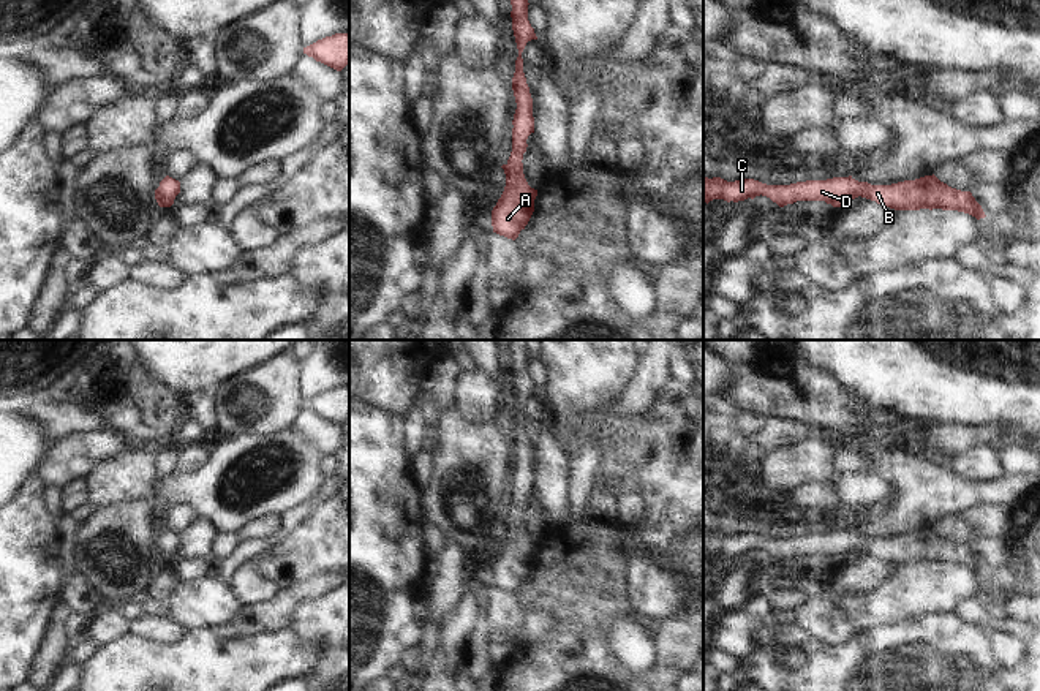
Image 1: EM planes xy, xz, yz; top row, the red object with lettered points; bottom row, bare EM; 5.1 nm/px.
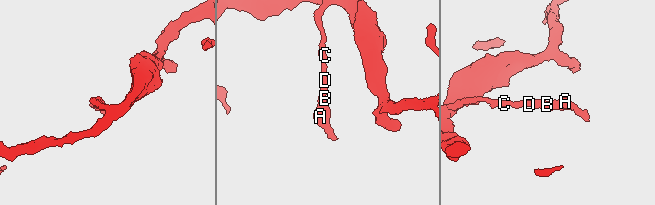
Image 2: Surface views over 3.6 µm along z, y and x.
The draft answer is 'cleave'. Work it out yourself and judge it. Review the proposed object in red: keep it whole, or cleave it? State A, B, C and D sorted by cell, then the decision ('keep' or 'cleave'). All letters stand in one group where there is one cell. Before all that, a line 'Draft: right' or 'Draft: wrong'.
Draft: wrong
A B C D | keep

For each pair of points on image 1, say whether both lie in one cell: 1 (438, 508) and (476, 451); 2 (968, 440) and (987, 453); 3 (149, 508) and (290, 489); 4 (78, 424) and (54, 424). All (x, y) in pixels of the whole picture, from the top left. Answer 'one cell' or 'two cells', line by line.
1: one cell
2: two cells
3: two cells
4: one cell

